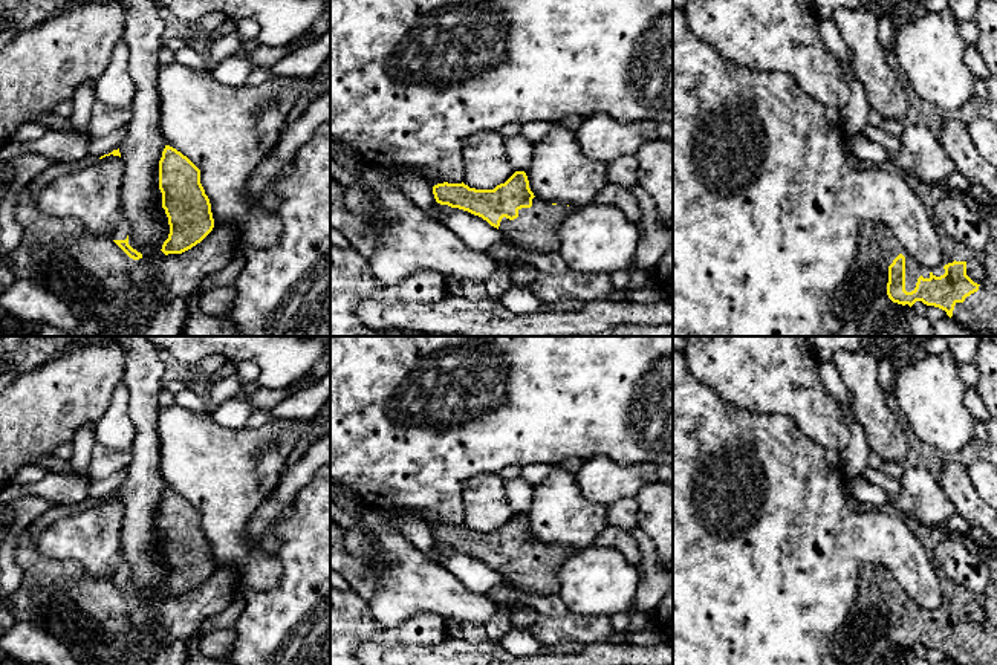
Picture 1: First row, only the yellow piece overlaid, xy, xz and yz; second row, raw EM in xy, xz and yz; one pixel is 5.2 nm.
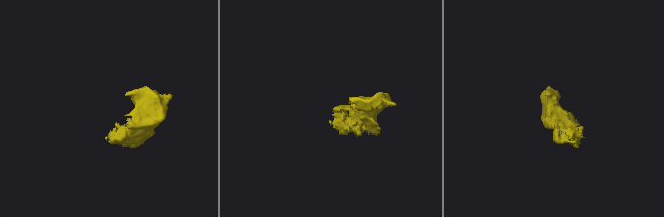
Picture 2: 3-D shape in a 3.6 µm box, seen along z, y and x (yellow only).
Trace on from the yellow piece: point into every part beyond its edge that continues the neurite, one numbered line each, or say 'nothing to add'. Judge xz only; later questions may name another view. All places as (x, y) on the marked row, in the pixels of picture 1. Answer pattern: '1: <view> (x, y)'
1: xz (534, 230)

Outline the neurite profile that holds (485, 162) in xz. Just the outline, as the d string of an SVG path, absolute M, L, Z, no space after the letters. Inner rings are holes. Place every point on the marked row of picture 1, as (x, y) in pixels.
M500 131L473 135L463 144L463 183L476 190L494 190L514 173Z

